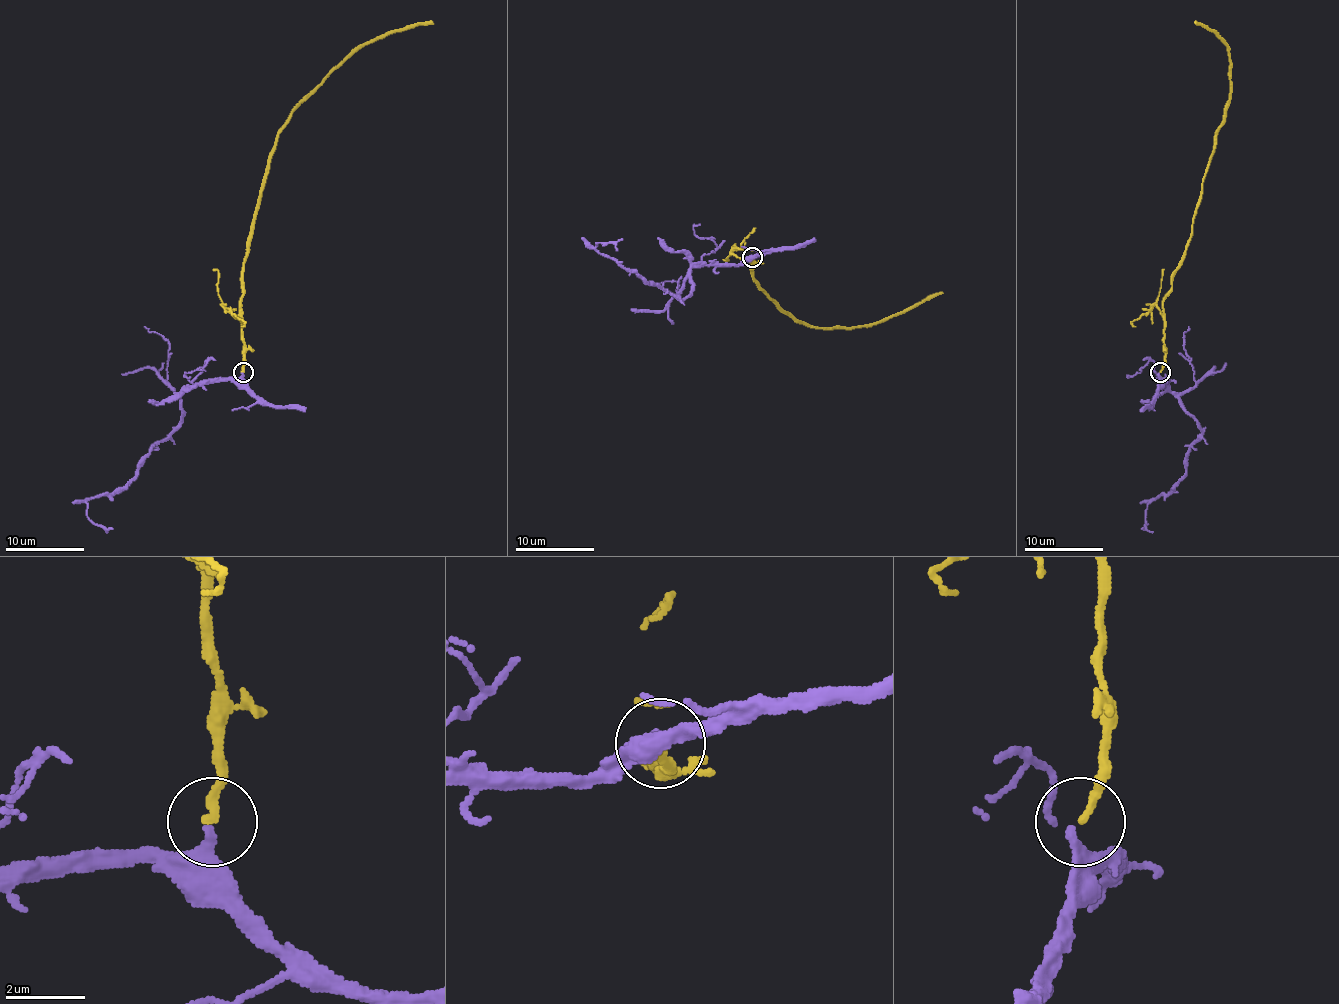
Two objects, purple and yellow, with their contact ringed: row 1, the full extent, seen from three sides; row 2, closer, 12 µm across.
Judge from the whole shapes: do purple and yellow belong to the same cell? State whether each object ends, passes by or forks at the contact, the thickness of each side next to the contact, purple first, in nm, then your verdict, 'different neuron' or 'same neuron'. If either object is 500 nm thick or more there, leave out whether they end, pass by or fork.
purple ends there; yellow ends there; 280 nm thick on the purple side, 200 nm on the other; same neuron

